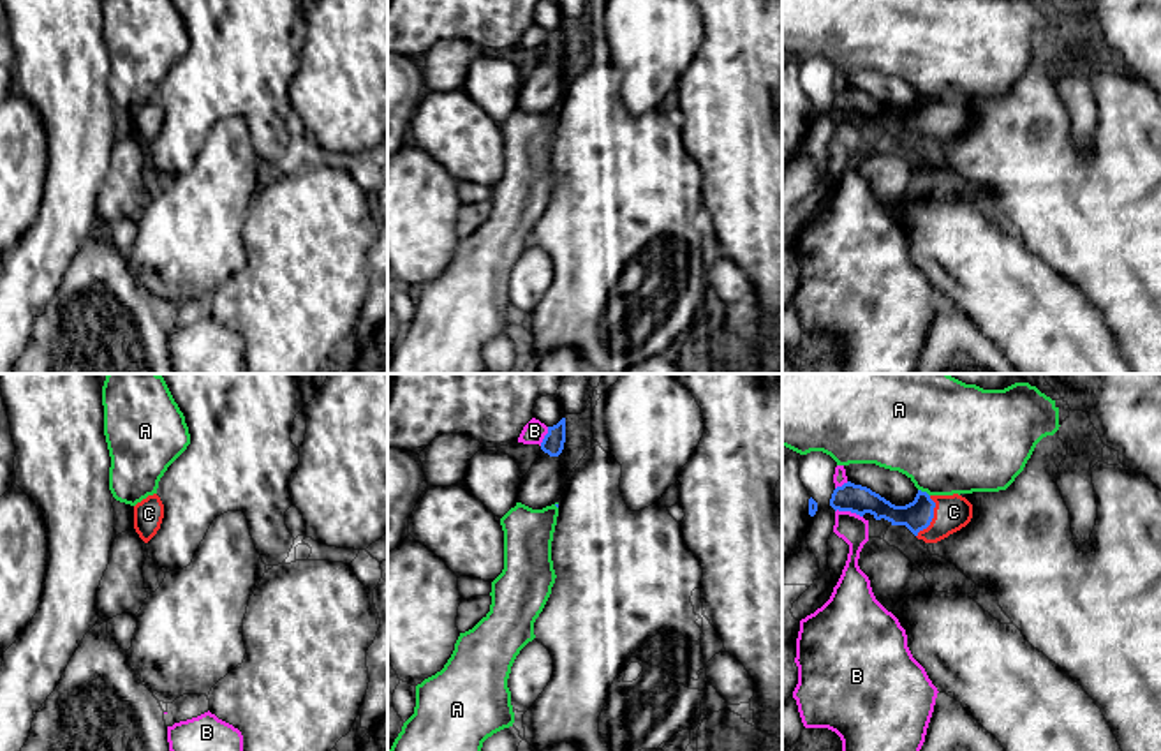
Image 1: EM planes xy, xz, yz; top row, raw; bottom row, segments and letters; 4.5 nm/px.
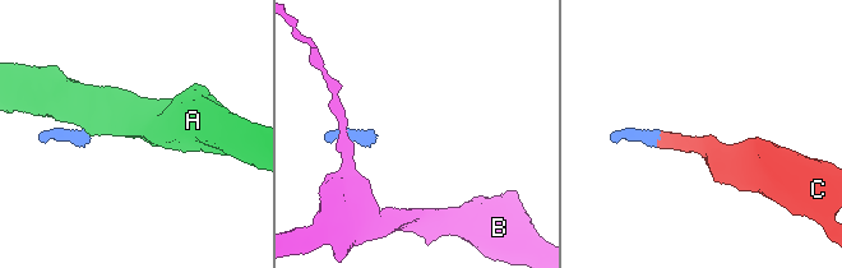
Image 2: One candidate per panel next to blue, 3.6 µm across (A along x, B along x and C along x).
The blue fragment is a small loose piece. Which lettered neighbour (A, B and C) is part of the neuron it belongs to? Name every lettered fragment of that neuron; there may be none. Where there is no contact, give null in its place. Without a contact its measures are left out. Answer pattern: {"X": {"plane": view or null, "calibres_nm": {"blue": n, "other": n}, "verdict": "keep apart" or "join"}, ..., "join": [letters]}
{"A": {"plane": "yz", "calibres_nm": {"blue": 140, "other": 460}, "verdict": "keep apart"}, "B": {"plane": "yz", "calibres_nm": {"blue": 130, "other": 140}, "verdict": "keep apart"}, "C": {"plane": "yz", "calibres_nm": {"blue": 140, "other": 160}, "verdict": "join"}, "join": ["C"]}

